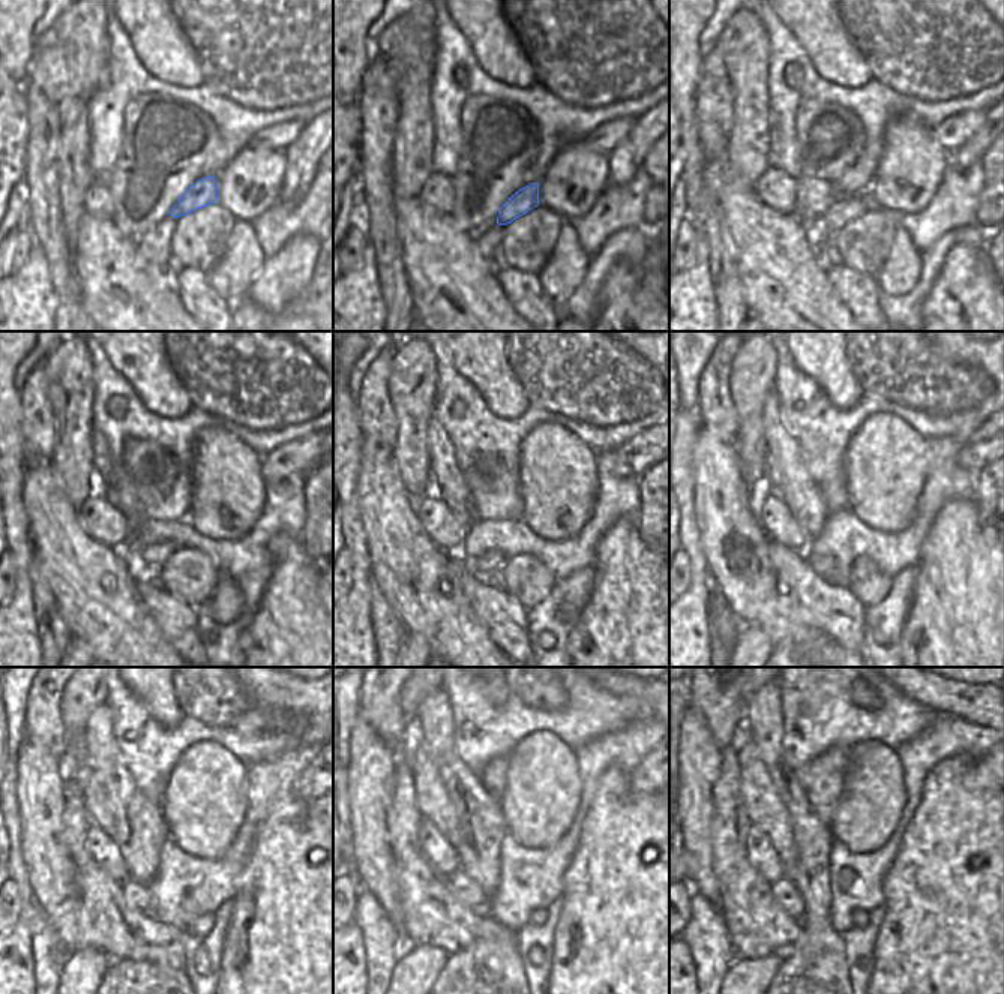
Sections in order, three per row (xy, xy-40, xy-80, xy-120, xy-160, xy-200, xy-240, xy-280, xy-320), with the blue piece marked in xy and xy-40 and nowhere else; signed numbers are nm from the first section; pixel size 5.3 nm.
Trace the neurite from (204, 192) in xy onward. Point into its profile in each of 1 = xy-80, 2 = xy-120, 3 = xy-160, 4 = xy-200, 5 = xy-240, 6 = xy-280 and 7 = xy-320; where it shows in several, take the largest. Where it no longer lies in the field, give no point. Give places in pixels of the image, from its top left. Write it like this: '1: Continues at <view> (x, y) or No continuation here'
1: Continues at xy-80 (847, 209)
2: Continues at xy-120 (150, 558)
3: Continues at xy-160 (492, 559)
4: Continues at xy-200 (820, 565)
5: Continues at xy-240 (137, 895)
6: Continues at xy-280 (465, 891)
7: Continues at xy-320 (785, 891)

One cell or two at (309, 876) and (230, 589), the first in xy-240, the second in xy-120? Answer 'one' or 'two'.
two

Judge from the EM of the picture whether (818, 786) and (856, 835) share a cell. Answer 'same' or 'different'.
different

